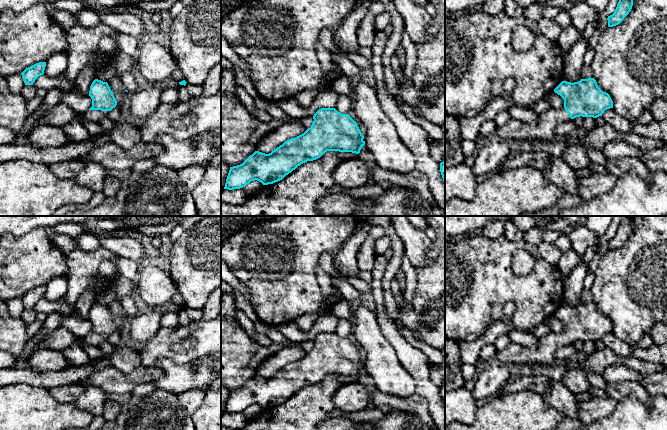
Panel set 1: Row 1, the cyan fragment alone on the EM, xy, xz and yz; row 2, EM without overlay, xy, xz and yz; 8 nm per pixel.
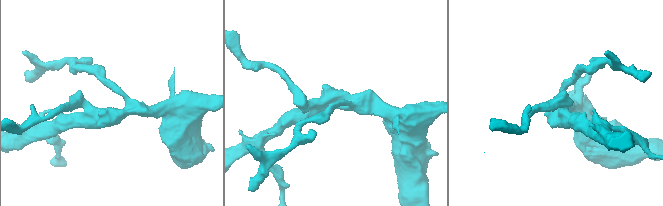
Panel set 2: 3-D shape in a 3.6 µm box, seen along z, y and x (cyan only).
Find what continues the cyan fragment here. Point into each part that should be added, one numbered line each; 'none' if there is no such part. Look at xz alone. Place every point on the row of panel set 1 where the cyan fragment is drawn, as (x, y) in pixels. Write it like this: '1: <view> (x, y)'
none

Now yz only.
1: yz (544, 128)

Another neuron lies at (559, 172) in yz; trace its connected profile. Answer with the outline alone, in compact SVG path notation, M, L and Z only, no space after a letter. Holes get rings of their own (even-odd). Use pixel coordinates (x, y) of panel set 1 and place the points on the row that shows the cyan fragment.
M552 157L549 166L541 171L550 182L566 193L578 195L580 178L561 157Z

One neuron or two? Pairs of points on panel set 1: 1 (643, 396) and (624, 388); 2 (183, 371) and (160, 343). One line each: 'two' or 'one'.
1: one
2: two

